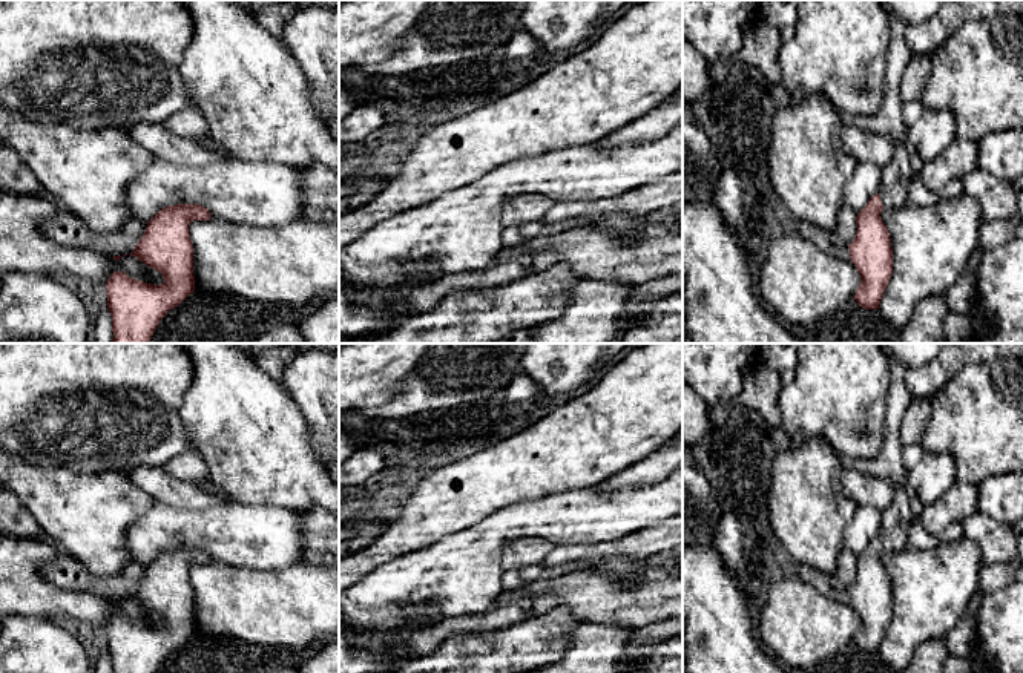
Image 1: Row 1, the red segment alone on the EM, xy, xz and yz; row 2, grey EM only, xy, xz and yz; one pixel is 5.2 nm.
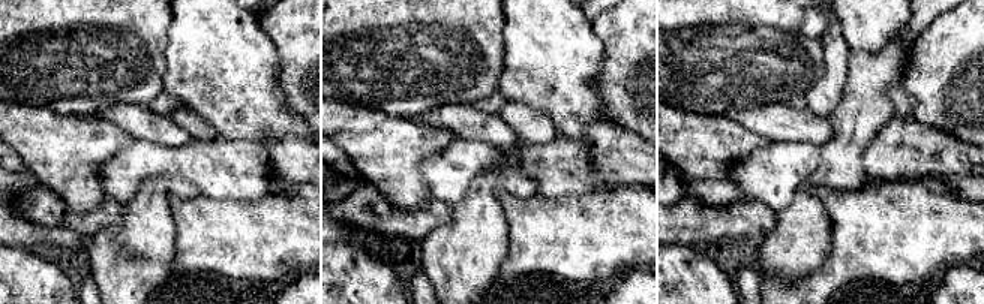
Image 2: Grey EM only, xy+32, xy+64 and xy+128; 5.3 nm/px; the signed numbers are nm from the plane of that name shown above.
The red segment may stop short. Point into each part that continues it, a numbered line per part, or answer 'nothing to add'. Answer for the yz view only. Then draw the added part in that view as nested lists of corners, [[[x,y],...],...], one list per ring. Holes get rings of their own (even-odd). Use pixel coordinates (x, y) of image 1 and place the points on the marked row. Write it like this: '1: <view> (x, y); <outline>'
1: yz (894, 190); [[[899,138],[891,140],[894,155],[893,159],[882,167],[882,184],[879,189],[883,208],[899,208],[910,201],[910,181],[913,176],[906,146]]]

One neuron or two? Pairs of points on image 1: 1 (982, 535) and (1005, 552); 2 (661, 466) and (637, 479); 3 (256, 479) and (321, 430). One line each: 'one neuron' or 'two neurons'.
1: one neuron
2: one neuron
3: two neurons

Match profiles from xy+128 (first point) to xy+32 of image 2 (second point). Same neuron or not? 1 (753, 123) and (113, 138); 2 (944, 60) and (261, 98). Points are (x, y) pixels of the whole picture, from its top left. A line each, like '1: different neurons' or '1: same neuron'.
1: different neurons
2: different neurons

